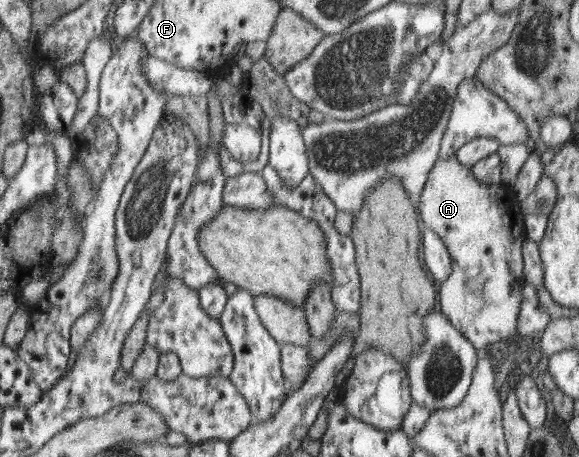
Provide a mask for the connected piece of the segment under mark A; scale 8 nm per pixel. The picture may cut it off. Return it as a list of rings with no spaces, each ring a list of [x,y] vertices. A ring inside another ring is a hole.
[[[438,158],[437,164],[427,178],[419,202],[419,215],[424,227],[433,230],[443,240],[453,262],[453,272],[439,288],[439,310],[465,337],[482,351],[495,342],[505,341],[516,334],[517,320],[523,302],[523,282],[521,282],[521,248],[525,242],[525,230],[521,222],[521,208],[515,196],[511,196],[501,183],[481,184],[469,167],[464,167],[456,158]]]

